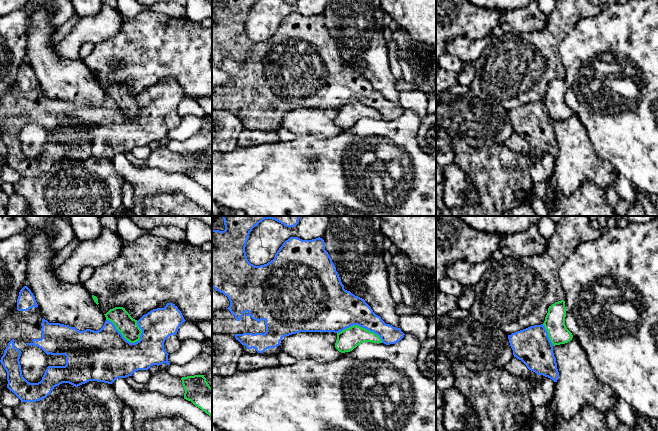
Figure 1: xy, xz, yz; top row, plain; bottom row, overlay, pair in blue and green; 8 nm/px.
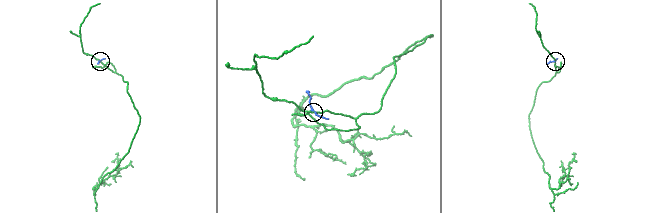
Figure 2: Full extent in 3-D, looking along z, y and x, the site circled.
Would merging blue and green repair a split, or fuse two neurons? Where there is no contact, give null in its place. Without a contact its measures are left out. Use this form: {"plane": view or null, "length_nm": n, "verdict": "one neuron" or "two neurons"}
{"plane": "xy", "length_nm": 320, "verdict": "two neurons"}

